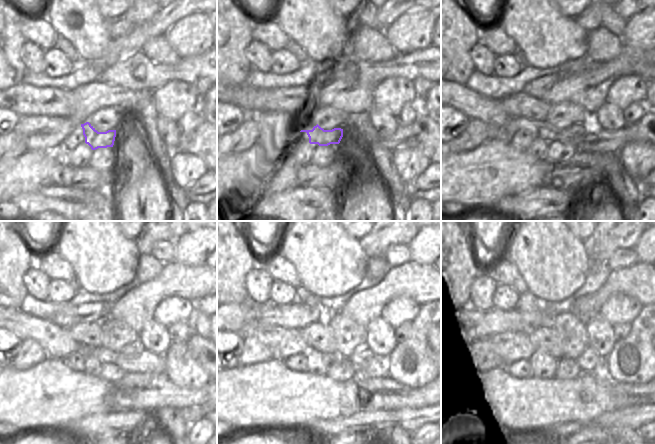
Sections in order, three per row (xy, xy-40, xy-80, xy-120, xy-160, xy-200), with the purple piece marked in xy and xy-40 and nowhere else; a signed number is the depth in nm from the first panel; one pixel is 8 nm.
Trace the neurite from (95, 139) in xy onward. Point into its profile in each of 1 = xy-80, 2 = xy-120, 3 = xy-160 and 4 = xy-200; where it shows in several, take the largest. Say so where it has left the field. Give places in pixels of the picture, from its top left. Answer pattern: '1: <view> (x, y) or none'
1: xy-80 (575, 136)
2: xy-120 (127, 359)
3: xy-160 (361, 357)
4: xy-200 (589, 361)

